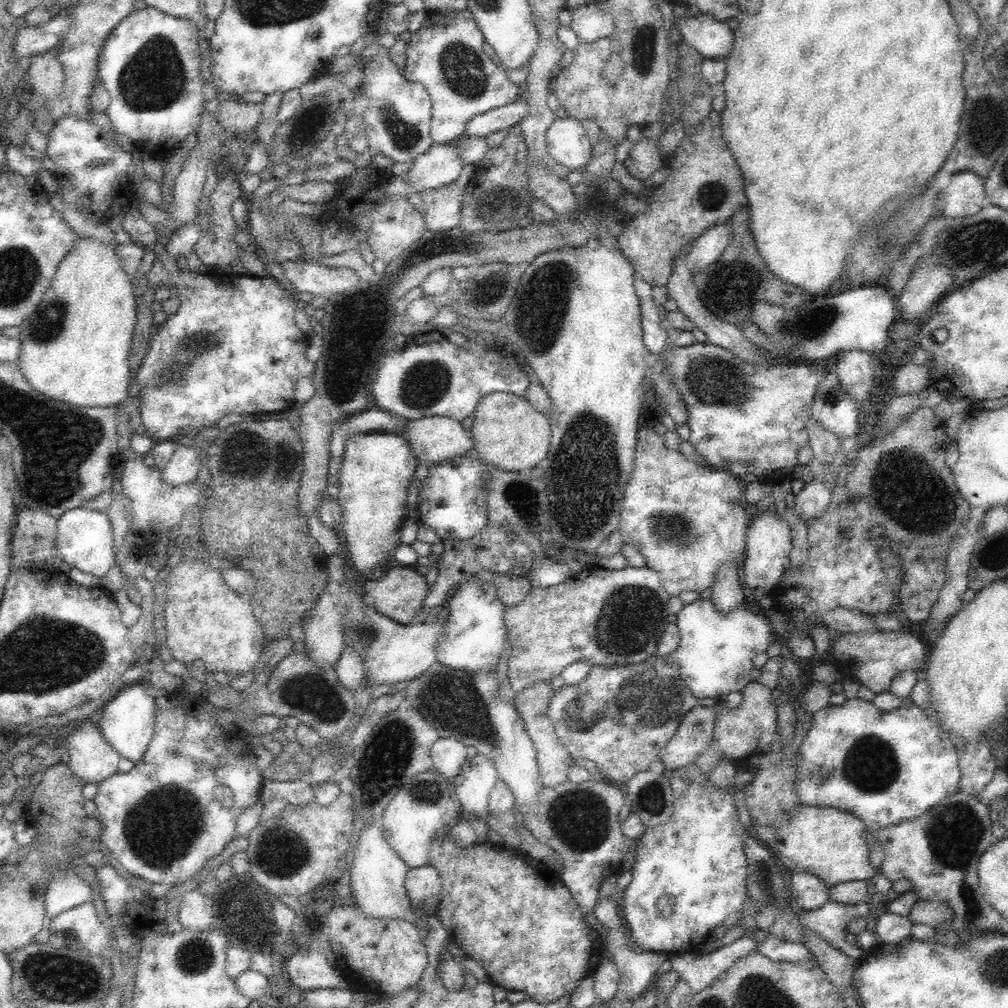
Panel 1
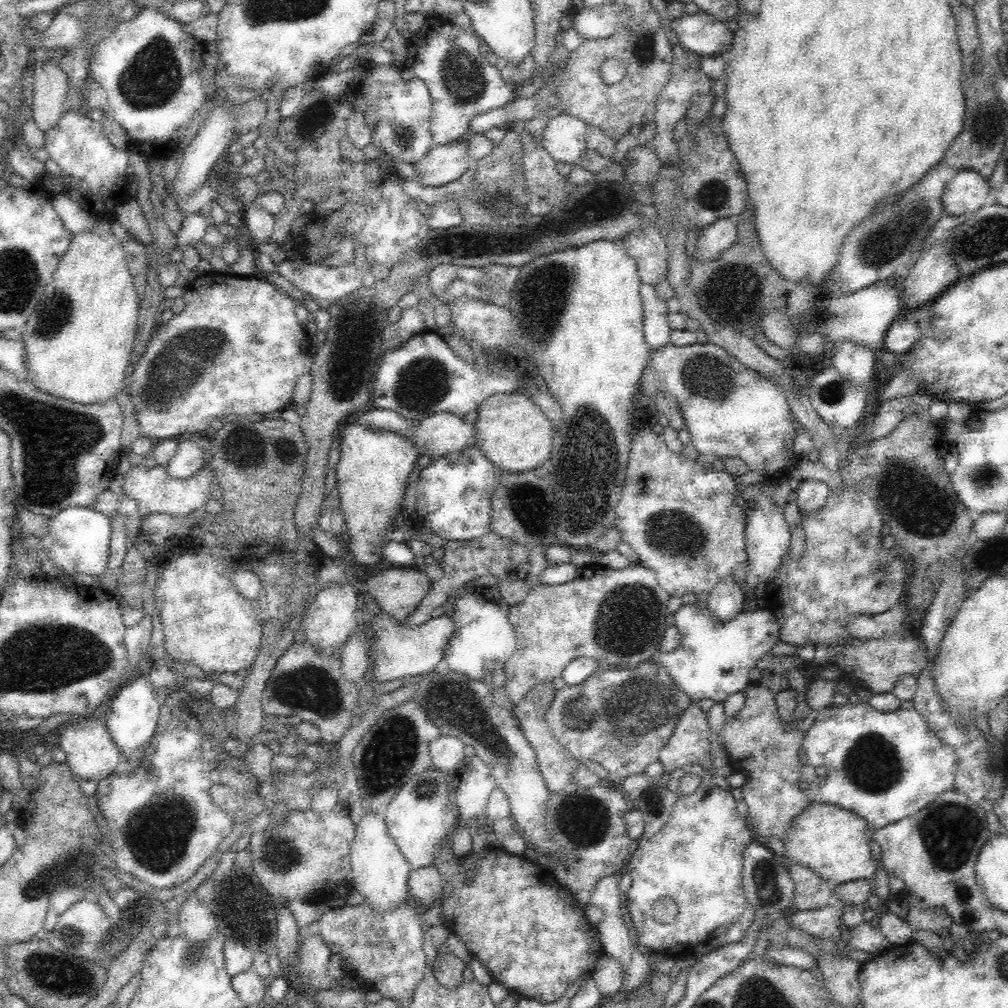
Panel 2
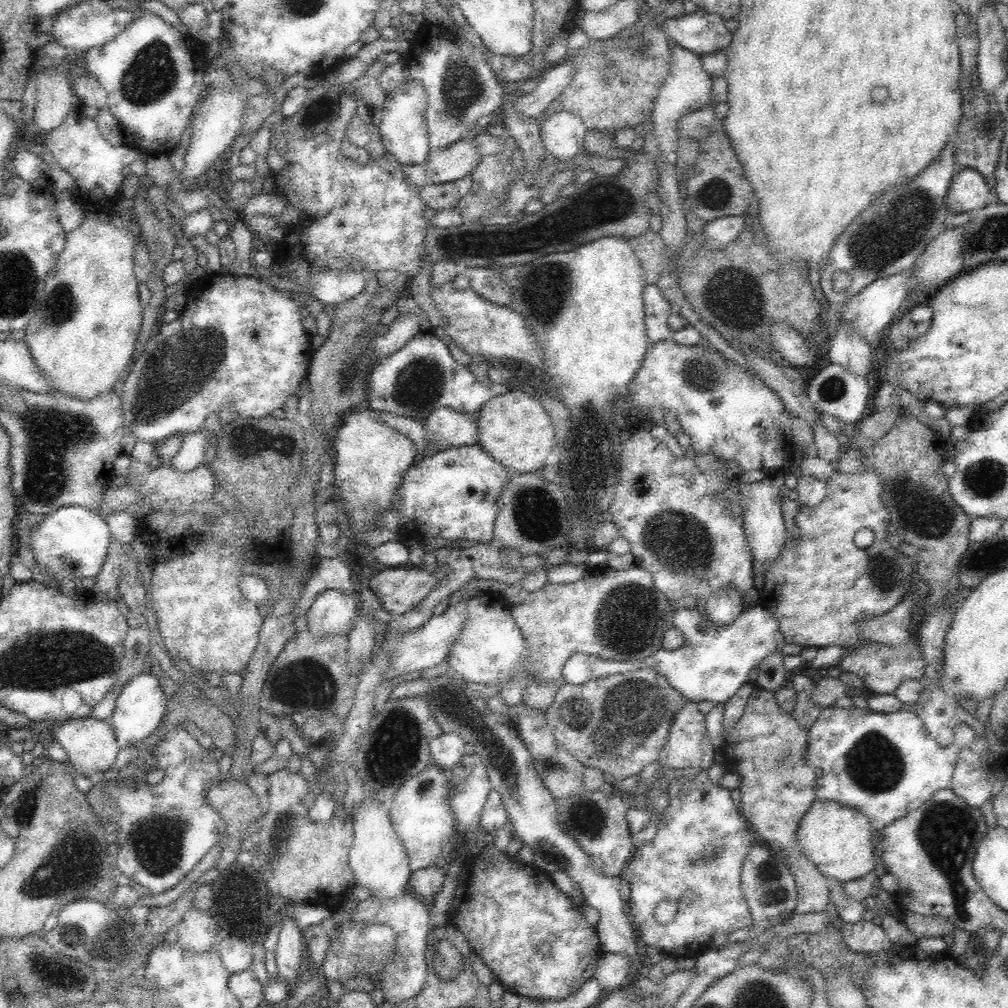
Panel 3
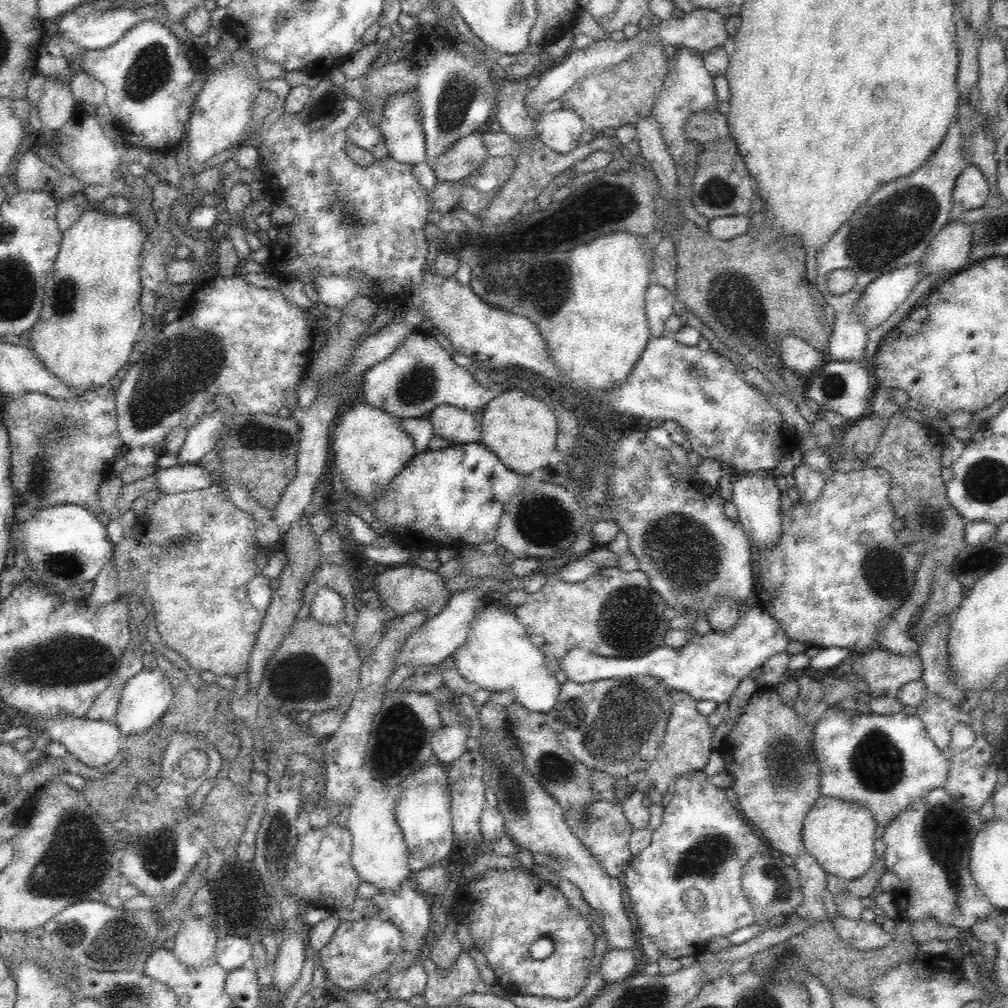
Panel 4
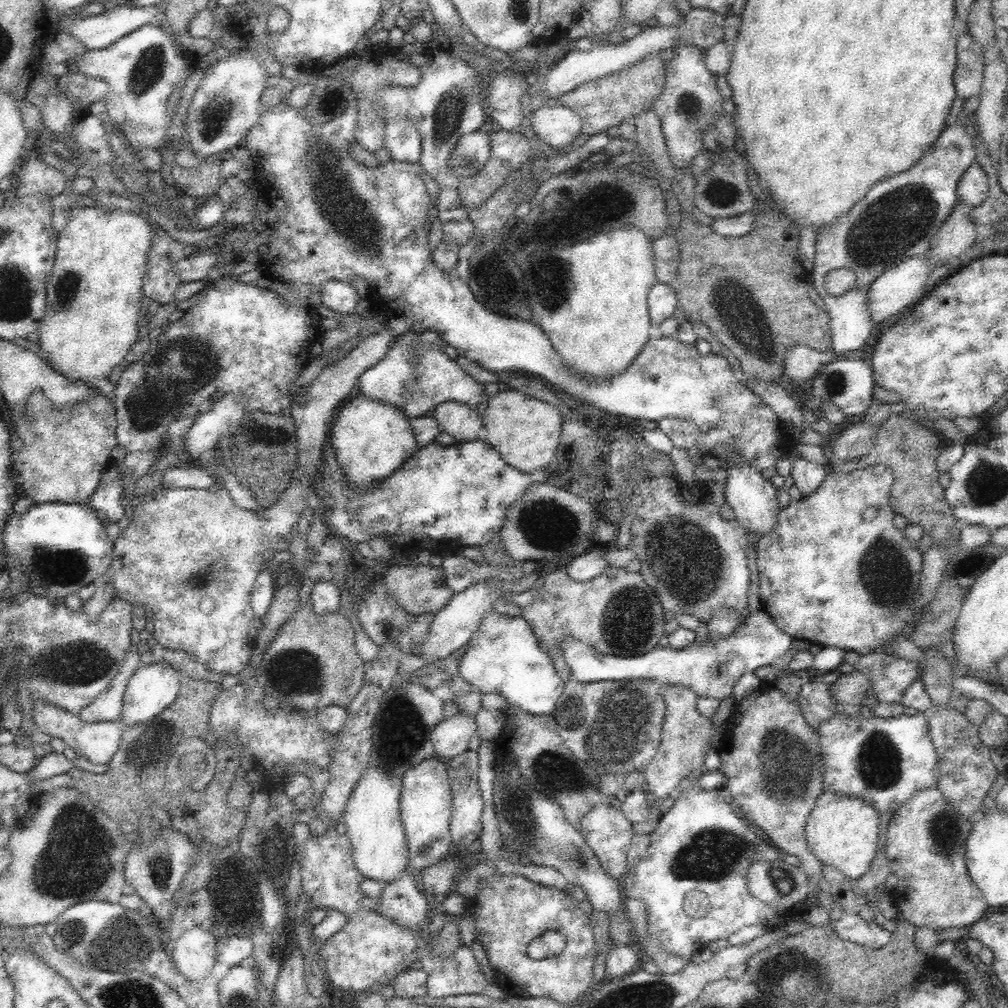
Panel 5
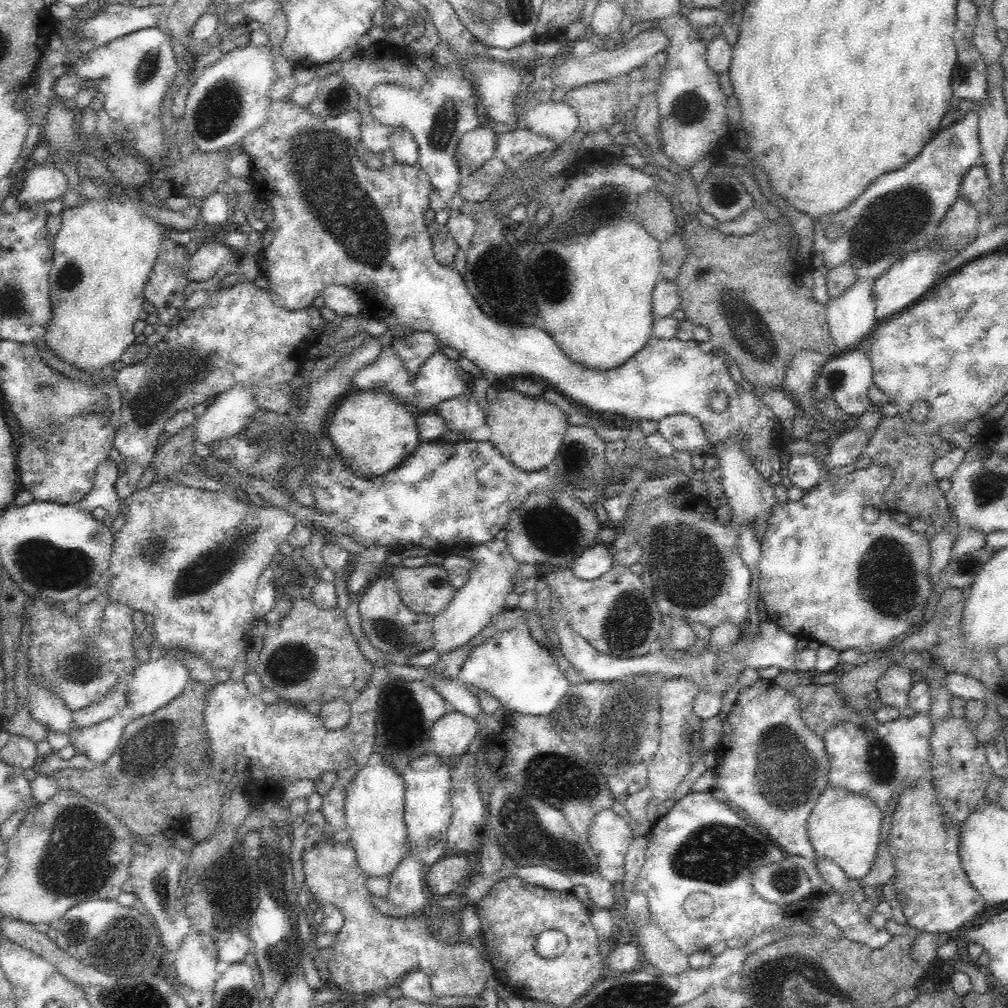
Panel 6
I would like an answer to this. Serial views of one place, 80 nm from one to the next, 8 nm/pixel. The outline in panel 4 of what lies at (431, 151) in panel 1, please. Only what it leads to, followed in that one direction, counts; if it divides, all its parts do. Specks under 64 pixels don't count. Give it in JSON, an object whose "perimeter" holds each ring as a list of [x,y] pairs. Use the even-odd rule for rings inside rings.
{"perimeter":[[[481,130],[456,140],[446,152],[438,156],[432,168],[438,180],[463,182],[479,170],[486,157]]]}

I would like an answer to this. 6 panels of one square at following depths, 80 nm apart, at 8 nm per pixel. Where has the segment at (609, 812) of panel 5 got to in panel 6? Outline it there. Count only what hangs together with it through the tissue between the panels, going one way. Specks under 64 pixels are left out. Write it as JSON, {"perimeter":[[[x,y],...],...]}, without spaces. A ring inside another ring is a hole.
{"perimeter":[[[606,808],[588,828],[588,842],[598,856],[600,874],[610,882],[620,882],[625,875],[625,854],[633,839],[628,821]]]}

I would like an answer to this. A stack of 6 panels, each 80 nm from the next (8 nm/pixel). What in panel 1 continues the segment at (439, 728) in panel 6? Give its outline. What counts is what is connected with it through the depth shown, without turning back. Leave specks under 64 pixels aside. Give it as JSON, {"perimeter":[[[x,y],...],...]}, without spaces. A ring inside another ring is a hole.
{"perimeter":[[[439,738],[429,750],[434,770],[449,779],[460,774],[462,765],[467,759],[466,750],[467,746],[454,738]]]}

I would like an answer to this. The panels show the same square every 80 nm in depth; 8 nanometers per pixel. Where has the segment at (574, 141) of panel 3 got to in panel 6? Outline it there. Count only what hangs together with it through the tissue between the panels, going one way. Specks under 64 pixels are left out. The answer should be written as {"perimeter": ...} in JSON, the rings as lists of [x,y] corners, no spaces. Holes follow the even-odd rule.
{"perimeter":[[[564,101],[536,103],[524,115],[525,128],[558,144],[566,142],[579,126],[577,112]]]}

